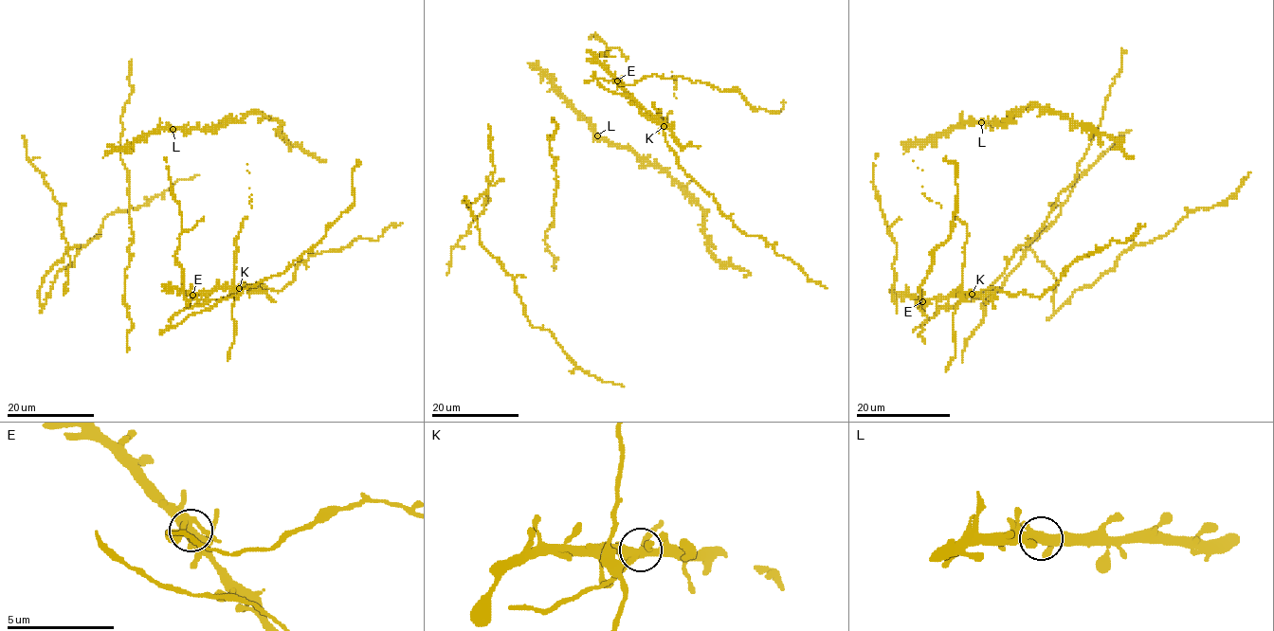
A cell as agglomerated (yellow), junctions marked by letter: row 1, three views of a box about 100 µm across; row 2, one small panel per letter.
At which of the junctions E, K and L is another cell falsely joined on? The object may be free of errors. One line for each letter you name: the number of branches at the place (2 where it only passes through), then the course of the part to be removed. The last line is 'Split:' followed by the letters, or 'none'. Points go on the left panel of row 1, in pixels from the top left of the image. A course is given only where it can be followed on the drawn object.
Split: none

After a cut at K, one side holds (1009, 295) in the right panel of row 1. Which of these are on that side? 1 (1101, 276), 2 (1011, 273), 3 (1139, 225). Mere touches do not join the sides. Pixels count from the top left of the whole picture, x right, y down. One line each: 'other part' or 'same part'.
1: other part
2: other part
3: same part

